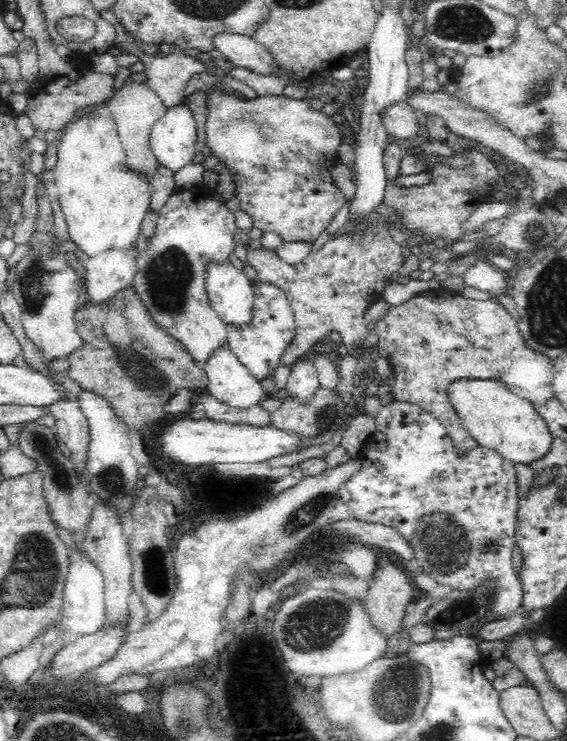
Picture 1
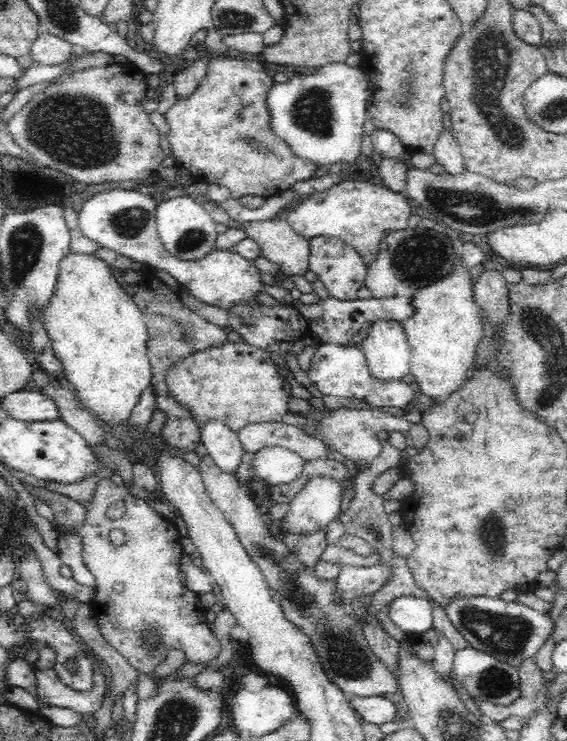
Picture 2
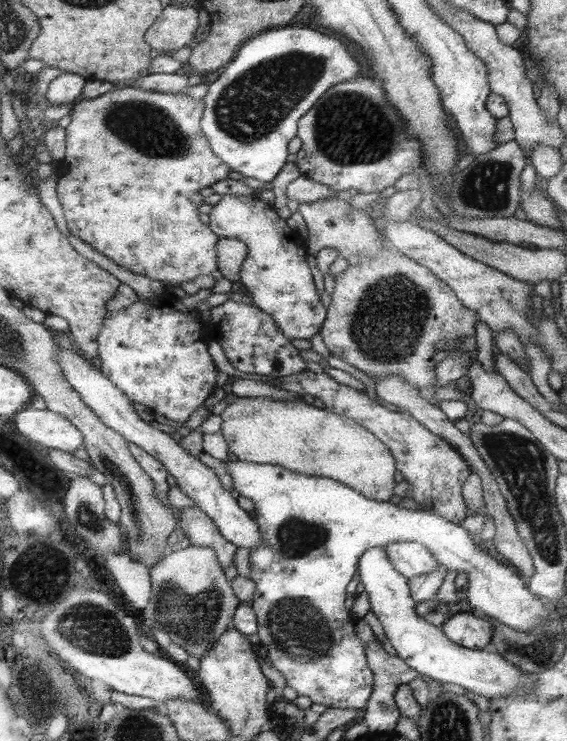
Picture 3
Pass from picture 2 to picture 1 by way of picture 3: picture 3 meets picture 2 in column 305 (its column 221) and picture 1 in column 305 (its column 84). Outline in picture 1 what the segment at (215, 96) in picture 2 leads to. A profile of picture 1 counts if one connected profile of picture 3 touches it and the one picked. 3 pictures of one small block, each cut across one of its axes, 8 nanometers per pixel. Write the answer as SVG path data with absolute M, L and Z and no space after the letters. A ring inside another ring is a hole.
M208 94L208 124L206 142L212 154L218 156L232 172L236 182L236 196L240 200L240 210L254 218L254 228L266 232L282 234L284 242L310 240L314 244L322 228L328 228L332 214L342 208L344 196L338 192L332 180L332 168L338 160L338 144L342 144L342 134L338 126L328 120L326 114L314 112L310 100L290 100L278 96L258 98L258 102L240 102L226 94Z

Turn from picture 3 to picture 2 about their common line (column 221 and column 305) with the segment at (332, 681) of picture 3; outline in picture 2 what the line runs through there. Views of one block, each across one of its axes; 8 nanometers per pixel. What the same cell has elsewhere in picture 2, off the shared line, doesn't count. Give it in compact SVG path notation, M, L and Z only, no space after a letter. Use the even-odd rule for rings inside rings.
M270 444L254 454L252 466L268 486L276 486L292 484L296 478L300 478L302 470L306 468L306 460L288 448Z

